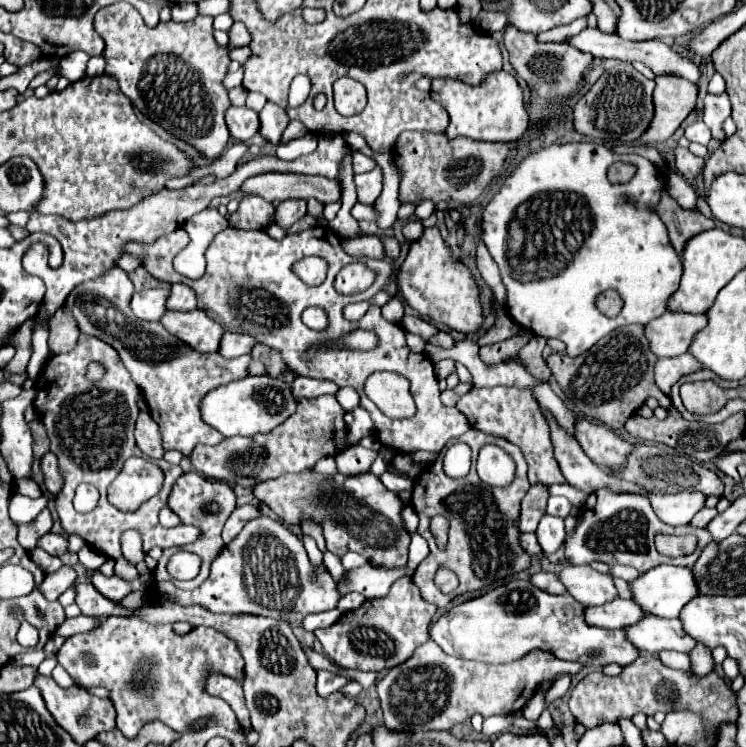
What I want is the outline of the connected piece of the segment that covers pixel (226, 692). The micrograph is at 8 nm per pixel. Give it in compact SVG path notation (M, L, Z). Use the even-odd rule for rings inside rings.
M212 674L206 682L206 690L212 696L218 696L222 700L226 700L232 710L236 712L236 718L240 722L240 726L244 730L250 730L250 722L248 722L248 710L244 704L244 694L242 694L242 684L234 678L226 678L222 674Z

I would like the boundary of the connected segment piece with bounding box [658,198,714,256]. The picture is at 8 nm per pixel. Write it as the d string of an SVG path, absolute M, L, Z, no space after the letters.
M662 198L662 202L658 204L658 214L668 226L670 242L678 256L682 256L682 250L692 236L714 228L712 218L706 218L700 210L682 208L674 198Z

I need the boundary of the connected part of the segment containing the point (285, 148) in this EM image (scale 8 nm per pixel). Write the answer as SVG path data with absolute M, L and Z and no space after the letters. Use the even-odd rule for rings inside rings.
M308 132L306 136L296 138L296 140L288 142L288 144L280 144L280 146L276 148L276 154L278 154L278 158L288 160L288 162L290 162L290 160L296 160L296 158L300 158L300 156L306 156L306 154L314 152L314 150L316 150L316 140L318 140L318 136Z

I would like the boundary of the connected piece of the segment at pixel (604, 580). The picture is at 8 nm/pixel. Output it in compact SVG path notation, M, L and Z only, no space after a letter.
M566 566L560 574L570 596L584 606L602 606L618 598L612 574L602 574L590 566Z

